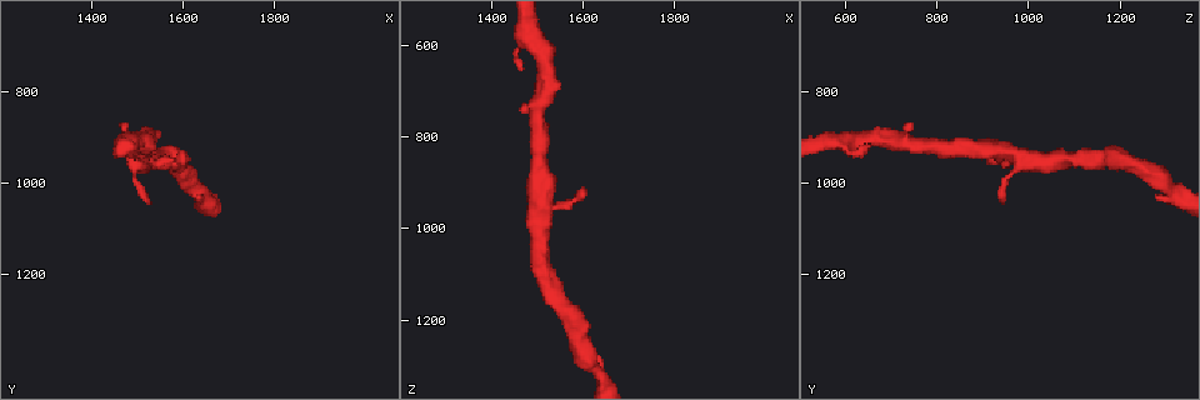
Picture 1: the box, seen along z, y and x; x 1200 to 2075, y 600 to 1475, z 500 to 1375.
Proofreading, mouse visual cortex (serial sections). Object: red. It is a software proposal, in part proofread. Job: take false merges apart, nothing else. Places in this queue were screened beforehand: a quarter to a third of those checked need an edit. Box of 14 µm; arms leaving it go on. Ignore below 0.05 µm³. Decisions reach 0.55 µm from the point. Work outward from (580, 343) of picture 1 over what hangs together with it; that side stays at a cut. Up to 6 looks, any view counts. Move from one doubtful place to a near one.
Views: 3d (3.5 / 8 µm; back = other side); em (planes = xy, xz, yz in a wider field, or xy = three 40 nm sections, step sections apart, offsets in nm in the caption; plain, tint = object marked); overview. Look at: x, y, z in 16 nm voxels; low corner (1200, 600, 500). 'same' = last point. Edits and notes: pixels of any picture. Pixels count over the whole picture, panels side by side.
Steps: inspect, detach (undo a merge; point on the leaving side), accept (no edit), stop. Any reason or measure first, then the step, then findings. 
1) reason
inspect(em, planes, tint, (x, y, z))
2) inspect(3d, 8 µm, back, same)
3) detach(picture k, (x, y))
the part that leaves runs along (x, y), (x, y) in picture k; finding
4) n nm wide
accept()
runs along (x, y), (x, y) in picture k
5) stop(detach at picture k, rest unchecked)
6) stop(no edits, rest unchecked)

sharp bend
inspect(3d, 8 µm, (1640, 1020, 1325))

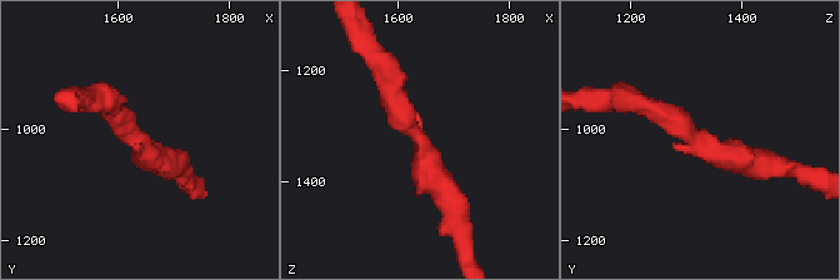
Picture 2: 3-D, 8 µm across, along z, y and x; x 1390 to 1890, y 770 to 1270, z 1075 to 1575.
now the EM
inspect(em, xy, step 1, tint, (1640, 1015, 1325))

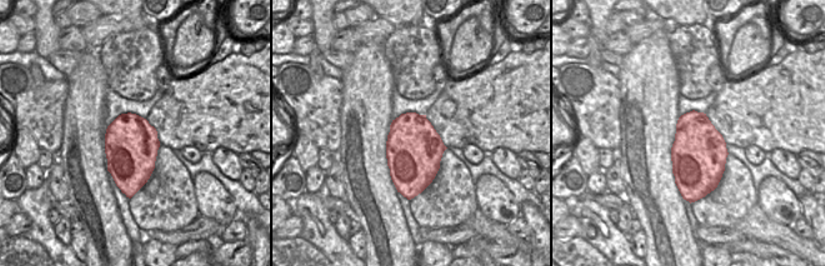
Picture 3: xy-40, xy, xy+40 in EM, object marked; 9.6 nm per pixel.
accept()
one cell here

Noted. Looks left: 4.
narrows sharply
inspect(3d, 8 µm, (1530, 950, 960))

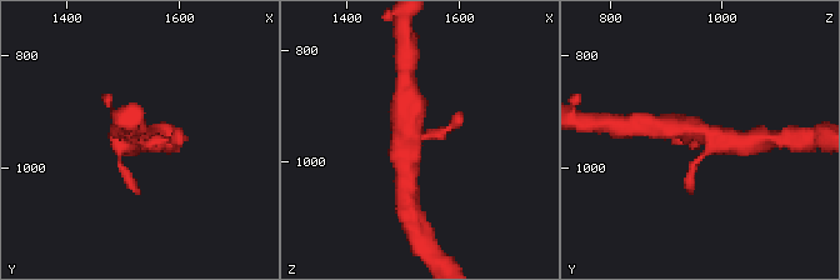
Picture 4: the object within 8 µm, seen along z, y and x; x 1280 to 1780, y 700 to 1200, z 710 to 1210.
inspect(em, xy, step 3, tint, (1530, 945, 965))

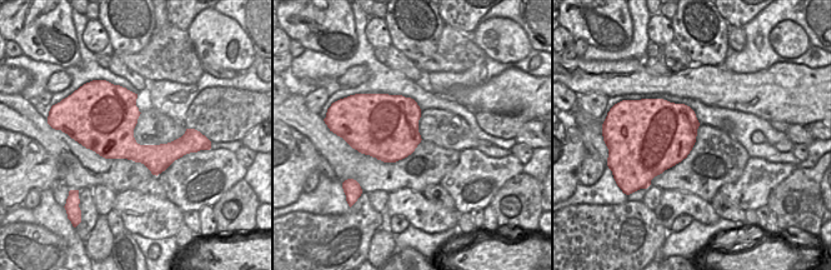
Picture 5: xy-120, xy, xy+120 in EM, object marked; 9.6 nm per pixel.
accept()
runs along (739, 143), (671, 126) in picture 4; one cell here

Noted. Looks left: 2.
three-way junction
inspect(3d, 3.5 µm, (1470, 925, 600))

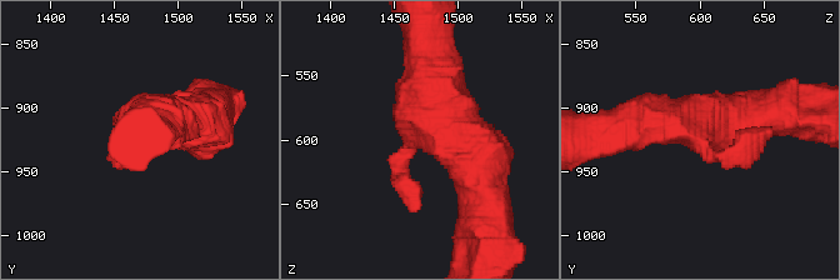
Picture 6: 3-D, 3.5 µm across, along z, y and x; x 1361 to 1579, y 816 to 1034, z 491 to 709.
accept()
runs along (486, 195), (440, 129), (425, 51) in picture 6; continuous, no second cell

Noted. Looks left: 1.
stop(no edits, rest unchecked)

